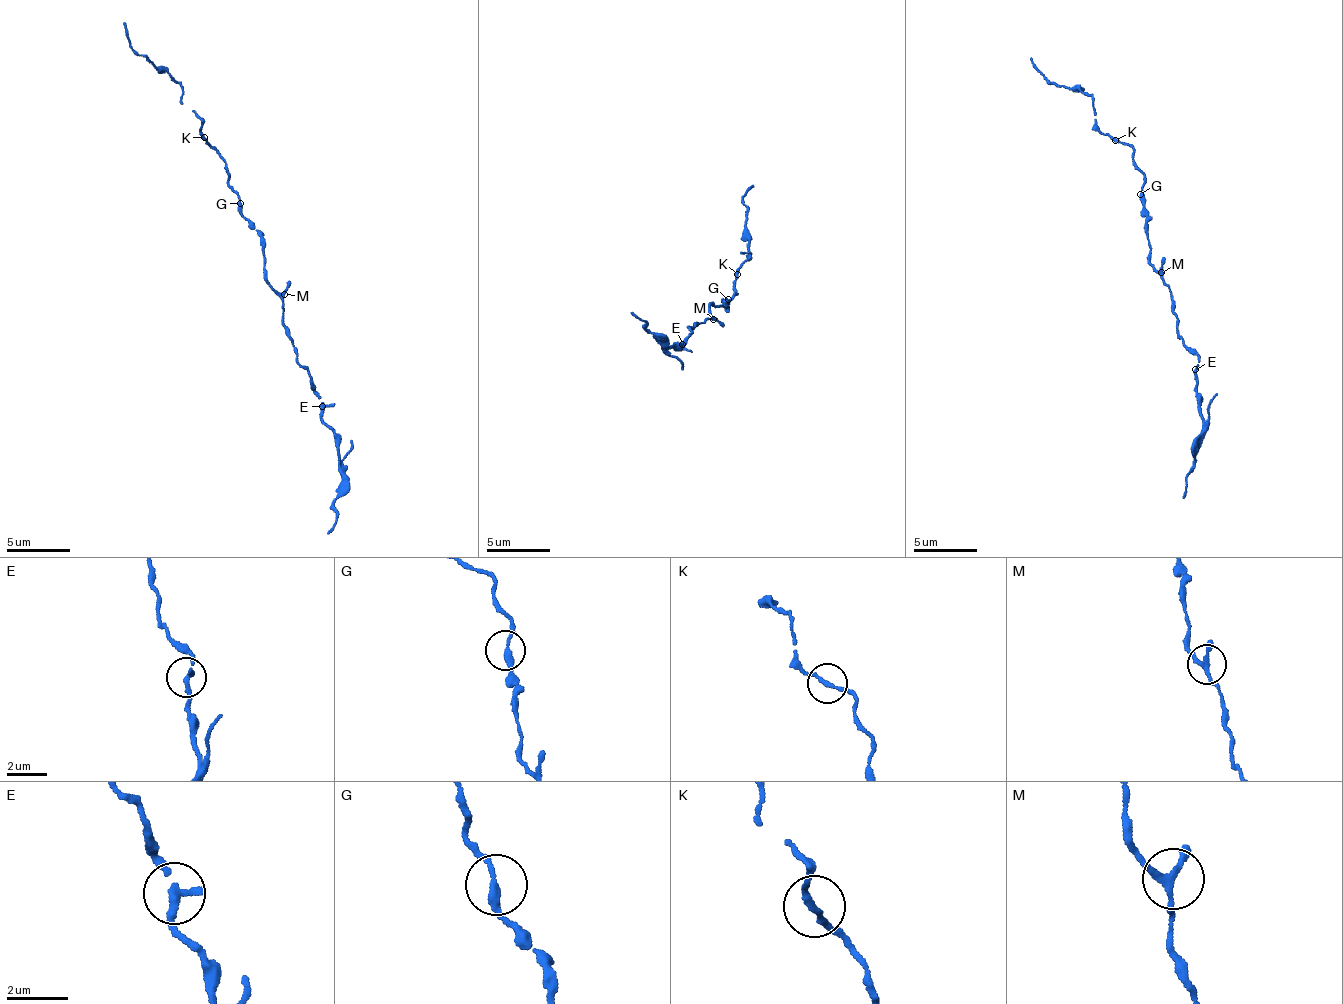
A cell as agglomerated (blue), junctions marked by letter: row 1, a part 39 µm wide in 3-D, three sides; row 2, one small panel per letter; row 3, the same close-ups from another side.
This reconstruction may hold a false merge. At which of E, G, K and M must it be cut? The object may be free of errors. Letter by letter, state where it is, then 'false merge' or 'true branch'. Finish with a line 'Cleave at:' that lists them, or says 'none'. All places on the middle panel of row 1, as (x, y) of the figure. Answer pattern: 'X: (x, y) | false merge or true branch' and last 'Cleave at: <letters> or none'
E: (682, 344) | false merge
G: (728, 299) | true branch
K: (737, 274) | true branch
M: (713, 319) | true branch
Cleave at: E

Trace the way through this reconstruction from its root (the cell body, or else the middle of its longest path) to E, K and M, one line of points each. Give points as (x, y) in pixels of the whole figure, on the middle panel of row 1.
E: (719, 304), (707, 303), (706, 320), (700, 324), (693, 321), (681, 348), (681, 344)
K: (719, 304), (729, 308), (723, 298), (729, 300), (728, 303), (726, 301), (738, 295), (734, 291), (737, 275)
M: (719, 304), (717, 307), (709, 303), (713, 318)

